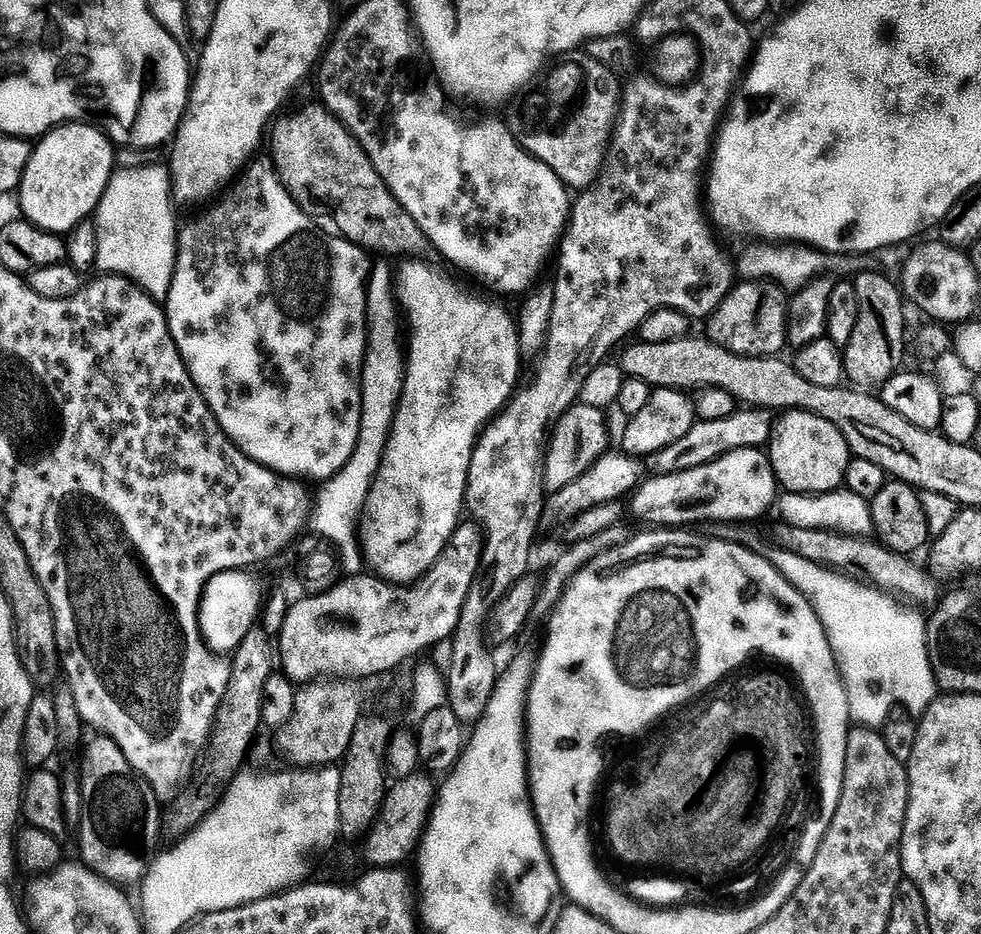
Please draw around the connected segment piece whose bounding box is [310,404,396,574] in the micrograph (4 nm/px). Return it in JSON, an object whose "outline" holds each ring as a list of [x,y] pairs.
{"outline":[[[390,404],[378,406],[376,410],[362,410],[362,422],[360,423],[360,433],[354,454],[346,466],[342,466],[339,474],[330,480],[323,481],[324,488],[314,500],[314,513],[310,518],[311,531],[316,531],[318,535],[325,536],[326,539],[340,547],[339,557],[342,559],[349,573],[359,573],[362,568],[362,548],[358,543],[358,523],[361,521],[364,511],[364,503],[368,501],[368,494],[372,489],[373,482],[380,469],[380,463],[384,457],[384,448],[388,445],[388,434],[392,431],[392,423],[396,414],[390,414]]]}

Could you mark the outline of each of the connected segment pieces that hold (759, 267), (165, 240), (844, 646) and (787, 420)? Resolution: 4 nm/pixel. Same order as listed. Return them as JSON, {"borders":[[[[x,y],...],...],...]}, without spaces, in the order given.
{"borders":[[[[754,242],[747,245],[743,254],[737,259],[737,275],[746,282],[772,281],[779,284],[787,293],[794,294],[815,279],[827,275],[830,270],[837,268],[850,276],[857,276],[862,273],[881,271],[882,265],[875,255],[869,253],[851,253],[838,257],[827,253],[811,245],[799,242],[786,242],[780,244],[760,244],[768,242]]],[[[146,164],[117,169],[108,180],[107,189],[94,213],[98,234],[98,258],[96,268],[107,275],[124,276],[146,290],[158,301],[165,301],[176,272],[178,251],[178,223],[174,218],[171,171],[167,165]]],[[[775,546],[769,549],[766,558],[809,600],[822,622],[848,688],[853,721],[879,729],[887,724],[894,712],[892,708],[899,704],[905,704],[909,713],[923,714],[938,696],[928,657],[925,617],[920,617],[915,607],[904,609],[900,600],[885,589],[863,579],[855,580],[855,575],[816,564]]],[[[802,409],[781,411],[773,419],[772,432],[766,445],[766,453],[772,463],[779,487],[790,492],[803,492],[806,496],[820,496],[824,492],[835,492],[845,483],[848,472],[850,451],[846,438],[838,426],[820,417],[816,413],[806,412]]]]}

